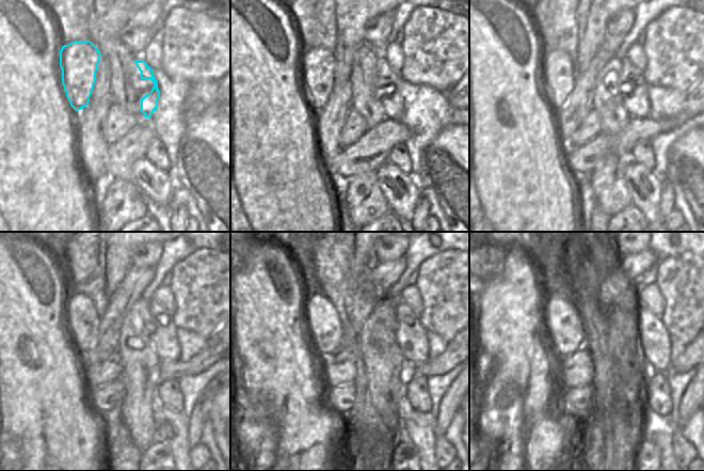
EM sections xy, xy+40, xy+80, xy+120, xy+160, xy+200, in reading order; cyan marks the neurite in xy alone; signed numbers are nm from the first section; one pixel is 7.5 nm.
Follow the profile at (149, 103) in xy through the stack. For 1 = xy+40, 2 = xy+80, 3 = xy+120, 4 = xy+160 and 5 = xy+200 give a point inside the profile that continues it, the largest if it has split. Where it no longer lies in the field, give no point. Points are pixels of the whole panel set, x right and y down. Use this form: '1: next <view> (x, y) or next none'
1: next xy+40 (393, 101)
2: next xy+80 (636, 92)
3: next xy+120 (164, 338)
4: next xy+160 (412, 336)
5: next xy+200 (655, 340)

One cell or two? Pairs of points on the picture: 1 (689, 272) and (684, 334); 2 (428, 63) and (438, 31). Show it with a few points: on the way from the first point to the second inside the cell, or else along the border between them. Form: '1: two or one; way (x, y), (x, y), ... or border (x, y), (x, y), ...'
1: one; way (689, 287), (684, 319)
2: one; way (433, 56), (438, 49), (438, 38)

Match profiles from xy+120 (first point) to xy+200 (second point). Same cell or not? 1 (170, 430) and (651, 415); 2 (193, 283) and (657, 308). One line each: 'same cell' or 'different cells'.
1: same cell
2: different cells

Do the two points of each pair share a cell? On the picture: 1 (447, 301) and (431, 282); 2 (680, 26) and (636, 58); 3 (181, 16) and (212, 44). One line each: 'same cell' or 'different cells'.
1: same cell
2: different cells
3: same cell

